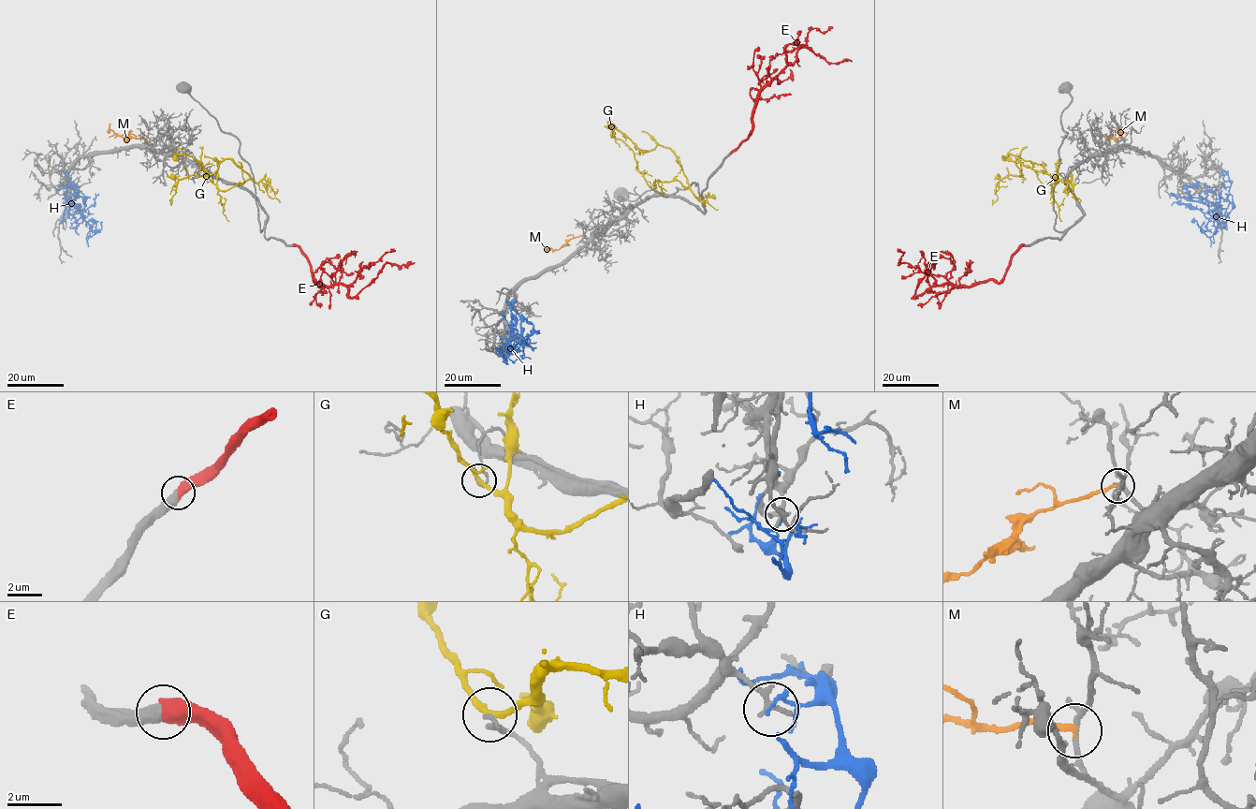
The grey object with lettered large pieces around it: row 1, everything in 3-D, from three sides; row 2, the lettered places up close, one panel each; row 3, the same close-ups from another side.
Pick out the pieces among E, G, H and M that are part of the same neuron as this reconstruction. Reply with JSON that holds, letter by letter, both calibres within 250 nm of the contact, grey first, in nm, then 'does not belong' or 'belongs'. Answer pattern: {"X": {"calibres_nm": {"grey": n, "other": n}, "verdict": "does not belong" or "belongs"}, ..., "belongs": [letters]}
{"E": {"calibres_nm": {"grey": 550, "other": 600}, "verdict": "belongs"}, "G": {"calibres_nm": {"grey": 150, "other": 220}, "verdict": "does not belong"}, "H": {"calibres_nm": {"grey": 260, "other": 160}, "verdict": "does not belong"}, "M": {"calibres_nm": {"grey": 150, "other": 190}, "verdict": "does not belong"}, "belongs": ["E"]}

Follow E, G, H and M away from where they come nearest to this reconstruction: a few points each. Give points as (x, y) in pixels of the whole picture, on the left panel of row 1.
E: (293, 245), (306, 255), (315, 282), (321, 286), (348, 285), (351, 297), (370, 284), (386, 263), (415, 263)
G: (211, 182), (227, 190), (251, 178), (225, 159), (213, 172), (181, 178), (168, 199)
H: (68, 175), (65, 208), (78, 219), (82, 217), (90, 226), (95, 233), (88, 237), (90, 227), (98, 222)
M: (146, 139), (124, 139), (109, 128), (109, 123)

